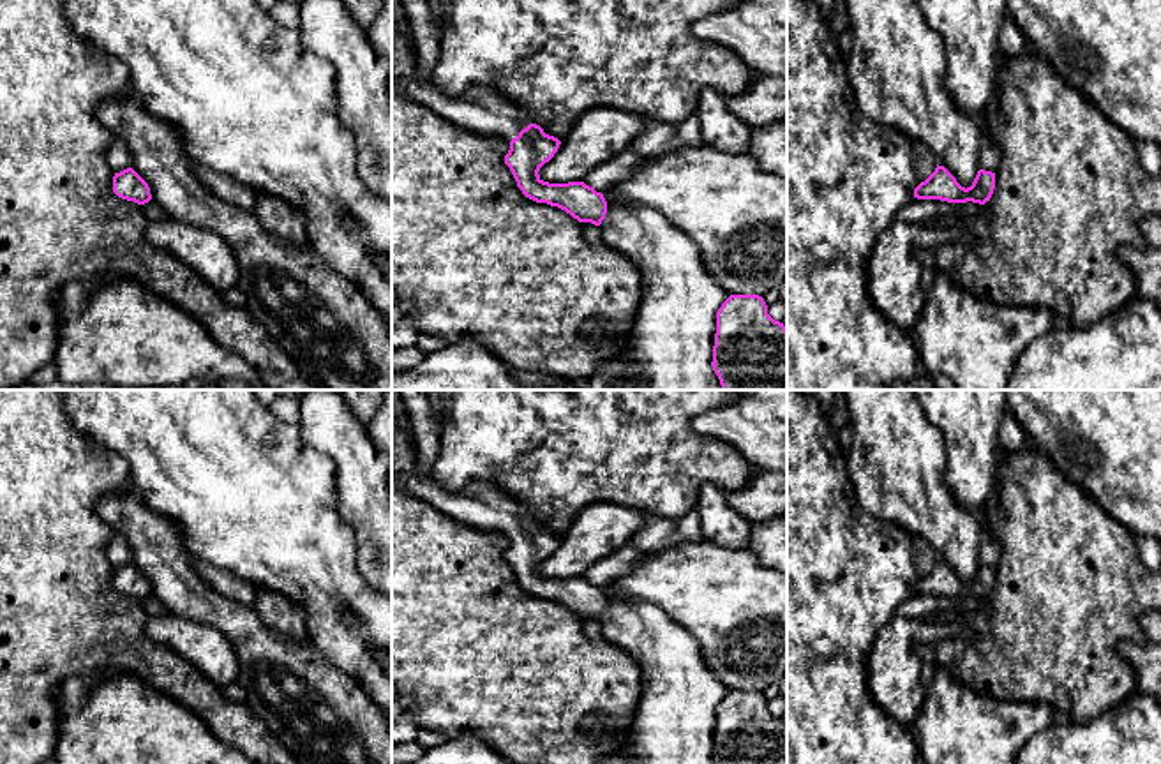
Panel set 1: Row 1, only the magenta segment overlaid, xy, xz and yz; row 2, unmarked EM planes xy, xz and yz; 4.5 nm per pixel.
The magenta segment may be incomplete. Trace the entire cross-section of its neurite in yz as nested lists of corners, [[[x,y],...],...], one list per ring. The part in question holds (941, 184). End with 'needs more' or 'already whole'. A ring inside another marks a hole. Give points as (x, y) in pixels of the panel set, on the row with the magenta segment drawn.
[[[939,166],[914,189],[918,199],[940,199],[948,203],[979,203],[990,201],[995,189],[995,173],[979,169],[970,187],[962,187],[956,178]]]; already whole

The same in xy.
[[[132,168],[115,173],[113,192],[138,205],[145,205],[152,199],[148,184]]]; already whole

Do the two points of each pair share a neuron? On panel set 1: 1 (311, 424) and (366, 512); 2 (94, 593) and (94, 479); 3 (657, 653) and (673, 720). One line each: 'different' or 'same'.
1: same
2: same
3: same

